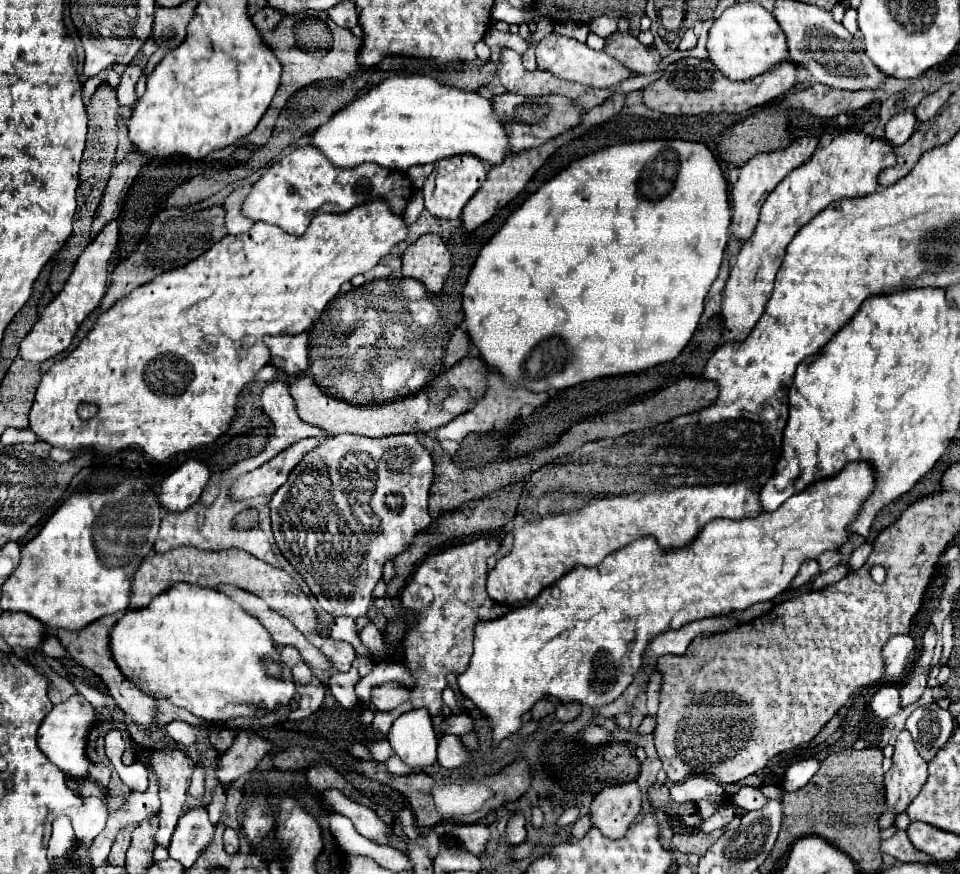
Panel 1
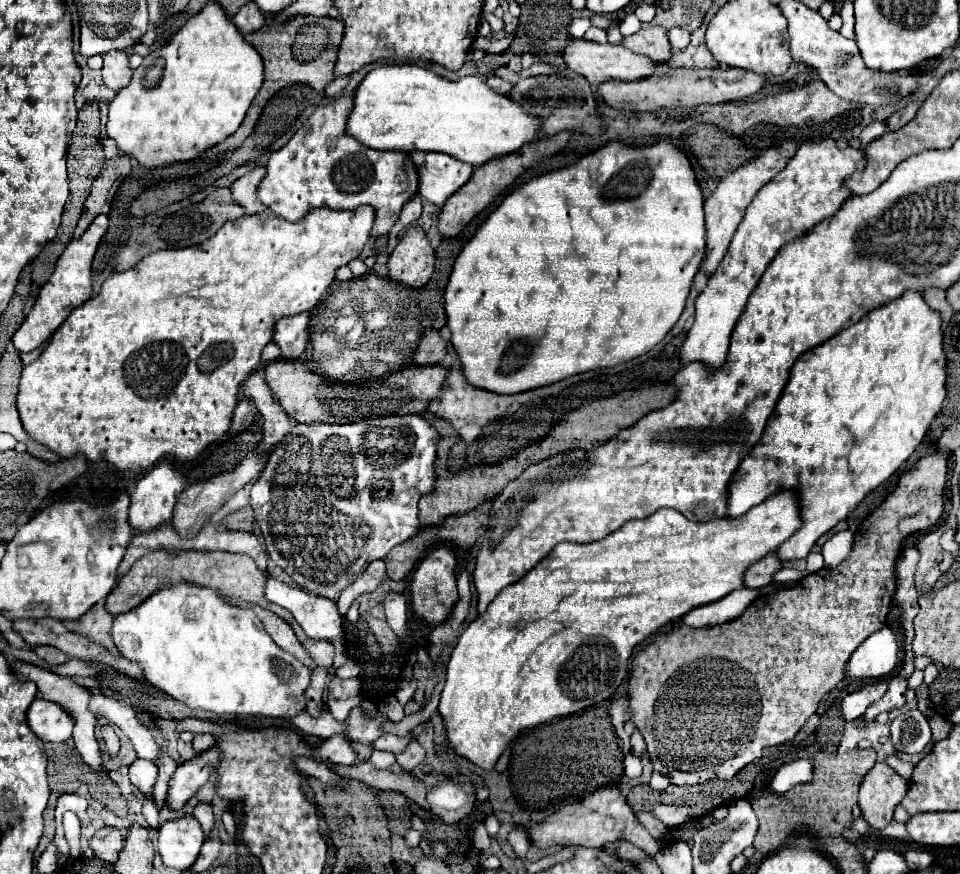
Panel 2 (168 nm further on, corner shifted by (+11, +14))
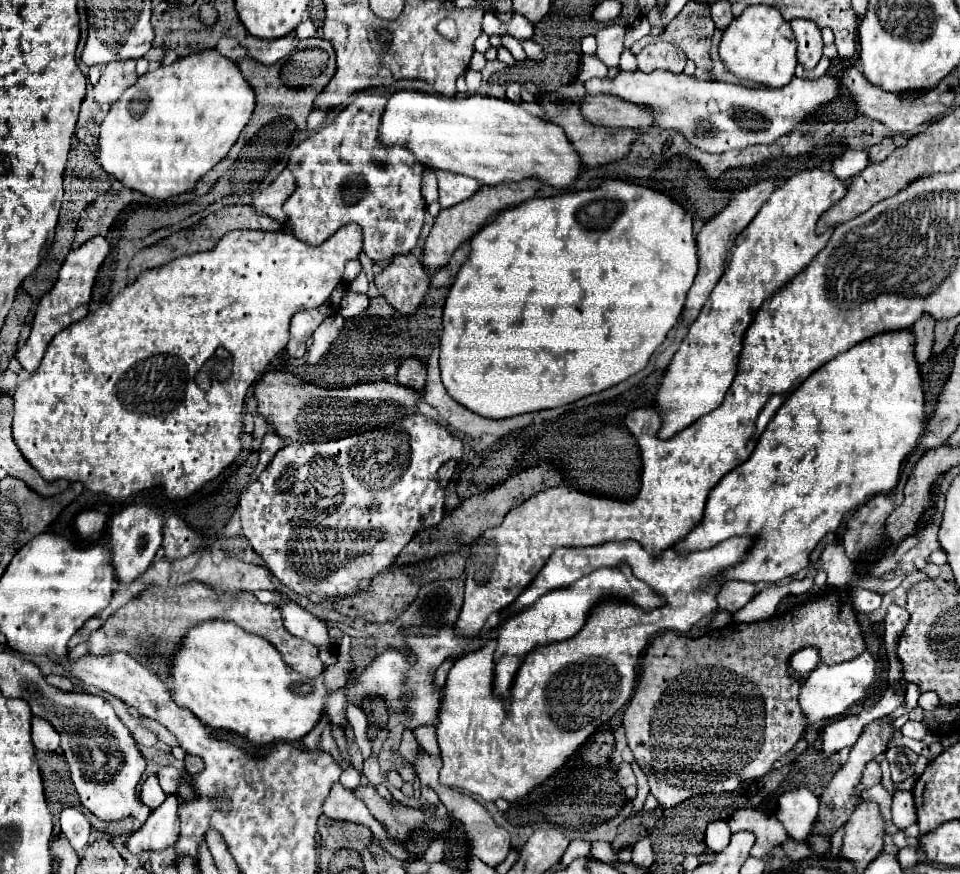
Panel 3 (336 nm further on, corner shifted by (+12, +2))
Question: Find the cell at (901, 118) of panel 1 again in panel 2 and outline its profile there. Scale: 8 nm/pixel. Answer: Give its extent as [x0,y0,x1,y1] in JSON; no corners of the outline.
[858,122,886,148]

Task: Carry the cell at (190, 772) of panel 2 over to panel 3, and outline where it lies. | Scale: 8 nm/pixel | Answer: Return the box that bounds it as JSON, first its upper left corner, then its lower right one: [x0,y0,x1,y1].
[127,796,179,854]

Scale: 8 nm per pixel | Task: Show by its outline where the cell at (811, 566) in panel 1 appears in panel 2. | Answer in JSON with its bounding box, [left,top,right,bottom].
[744,554,782,590]

